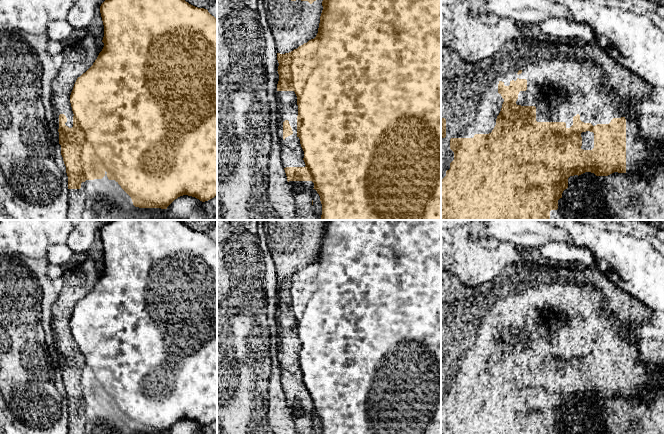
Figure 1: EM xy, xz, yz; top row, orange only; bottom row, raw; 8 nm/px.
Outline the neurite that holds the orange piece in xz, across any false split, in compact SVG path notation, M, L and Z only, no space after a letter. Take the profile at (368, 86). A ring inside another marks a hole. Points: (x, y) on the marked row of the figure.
M323 0L323 1L322 1L322 6L323 6L323 10L322 10L322 13L321 13L321 16L320 16L320 23L319 23L319 28L318 28L318 33L317 33L317 35L316 35L316 37L315 37L315 38L314 38L314 39L311 39L311 40L309 40L309 41L308 41L308 42L307 42L307 43L304 43L304 44L303 44L303 45L301 45L301 46L299 46L299 47L298 47L298 48L297 48L297 49L294 49L294 50L293 50L293 51L291 51L291 52L289 52L289 53L285 53L285 54L280 54L280 53L277 53L277 60L278 60L278 63L279 63L279 66L278 66L278 70L277 70L277 71L278 71L278 74L279 74L279 81L278 81L278 84L277 84L277 91L294 91L294 92L295 92L295 94L296 94L296 96L297 96L297 105L298 105L298 116L297 116L297 137L298 137L298 138L299 138L299 139L300 139L300 144L301 144L301 147L302 147L302 149L303 149L303 151L304 151L304 158L303 158L303 160L304 160L304 162L305 162L305 165L306 165L306 166L305 166L305 167L286 167L286 168L284 168L284 170L285 170L285 173L286 173L286 176L287 176L287 181L288 181L288 182L289 182L289 181L312 181L312 182L313 182L313 183L314 183L314 188L313 188L313 189L315 189L315 190L316 190L316 191L317 191L317 193L318 193L318 194L319 194L319 196L320 196L320 201L321 201L321 204L322 204L322 215L321 215L321 220L441 220L441 0Z

